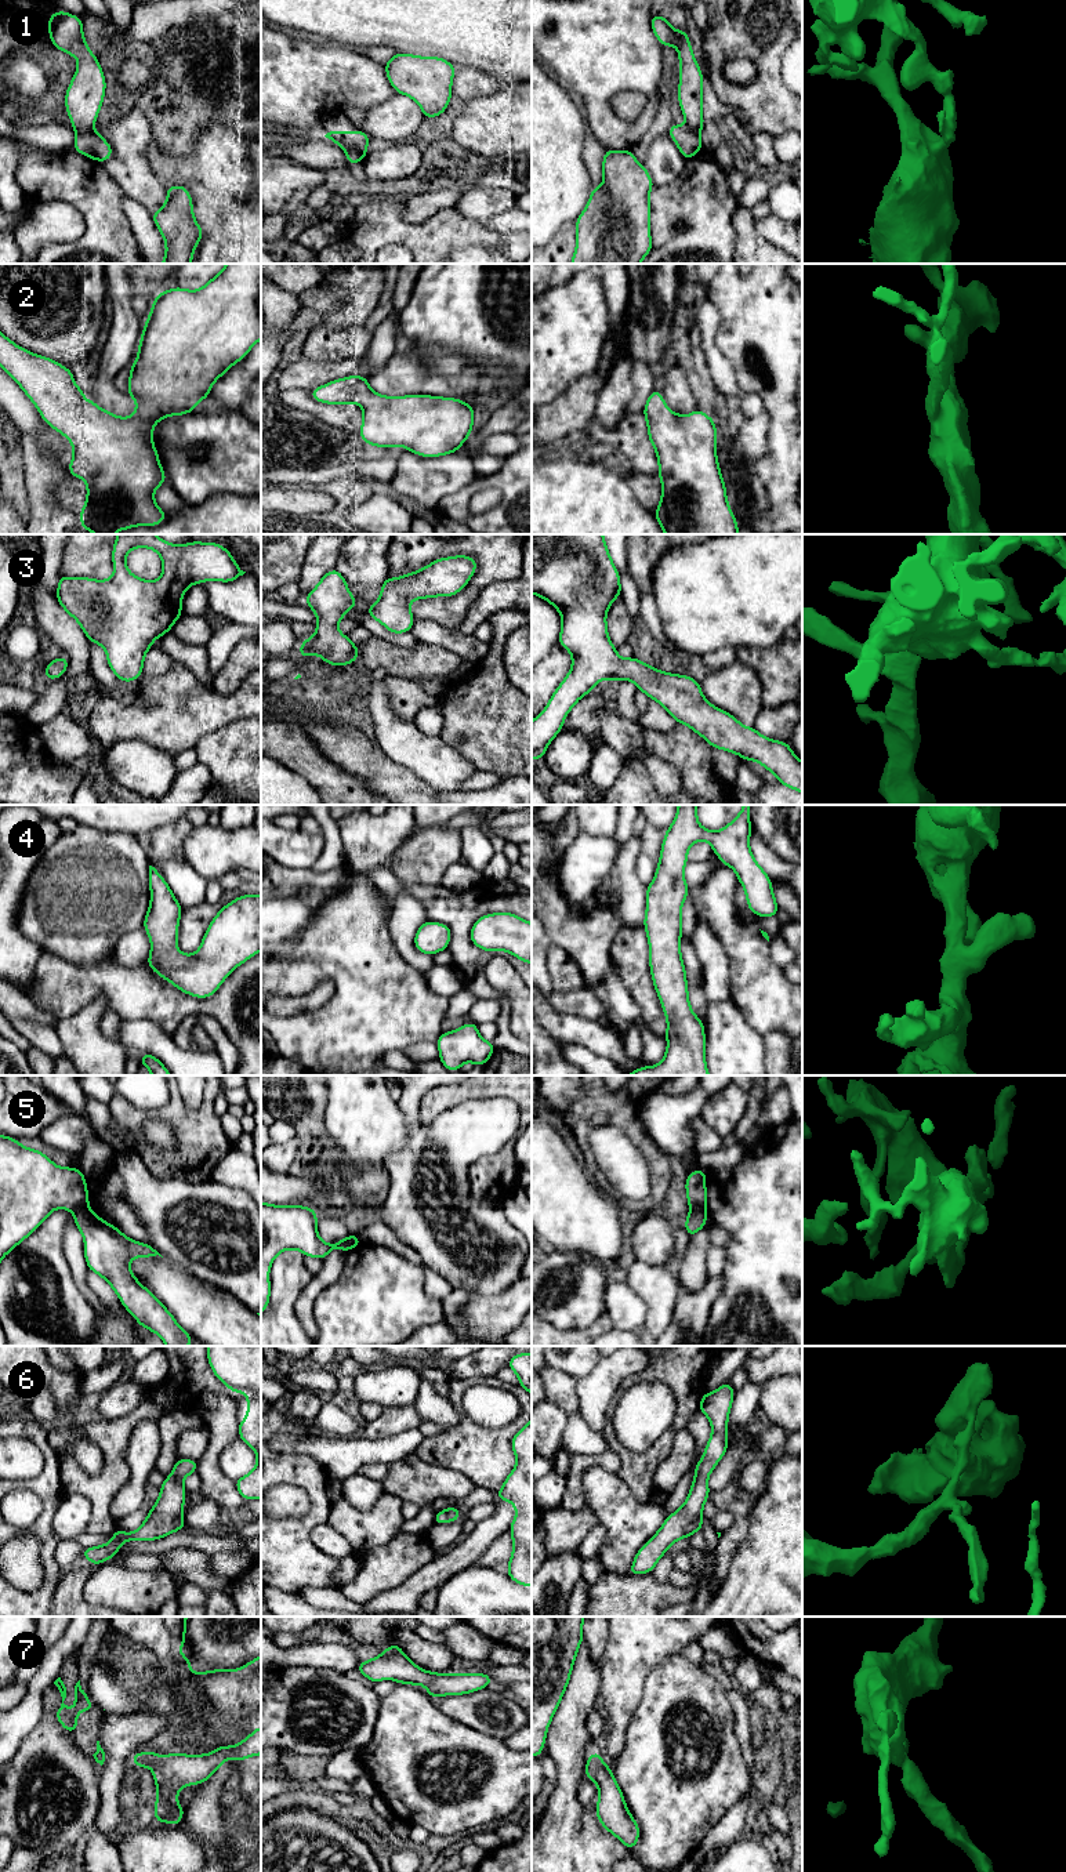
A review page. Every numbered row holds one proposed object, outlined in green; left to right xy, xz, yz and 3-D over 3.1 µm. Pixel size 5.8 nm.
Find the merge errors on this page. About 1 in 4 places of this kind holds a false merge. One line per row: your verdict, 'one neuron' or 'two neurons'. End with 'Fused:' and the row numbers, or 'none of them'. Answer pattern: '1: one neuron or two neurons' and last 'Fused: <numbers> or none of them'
1: two neurons
2: one neuron
3: one neuron
4: one neuron
5: two neurons
6: one neuron
7: one neuron
Fused: 1, 5

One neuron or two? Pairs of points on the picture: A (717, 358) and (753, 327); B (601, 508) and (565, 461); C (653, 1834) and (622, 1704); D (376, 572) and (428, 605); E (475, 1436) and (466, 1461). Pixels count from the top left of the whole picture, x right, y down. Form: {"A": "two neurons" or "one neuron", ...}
{"A": "two neurons", "B": "one neuron", "C": "two neurons", "D": "two neurons", "E": "one neuron"}

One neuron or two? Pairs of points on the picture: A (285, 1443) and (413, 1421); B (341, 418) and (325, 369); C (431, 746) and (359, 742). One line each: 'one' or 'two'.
A: two
B: two
C: two

